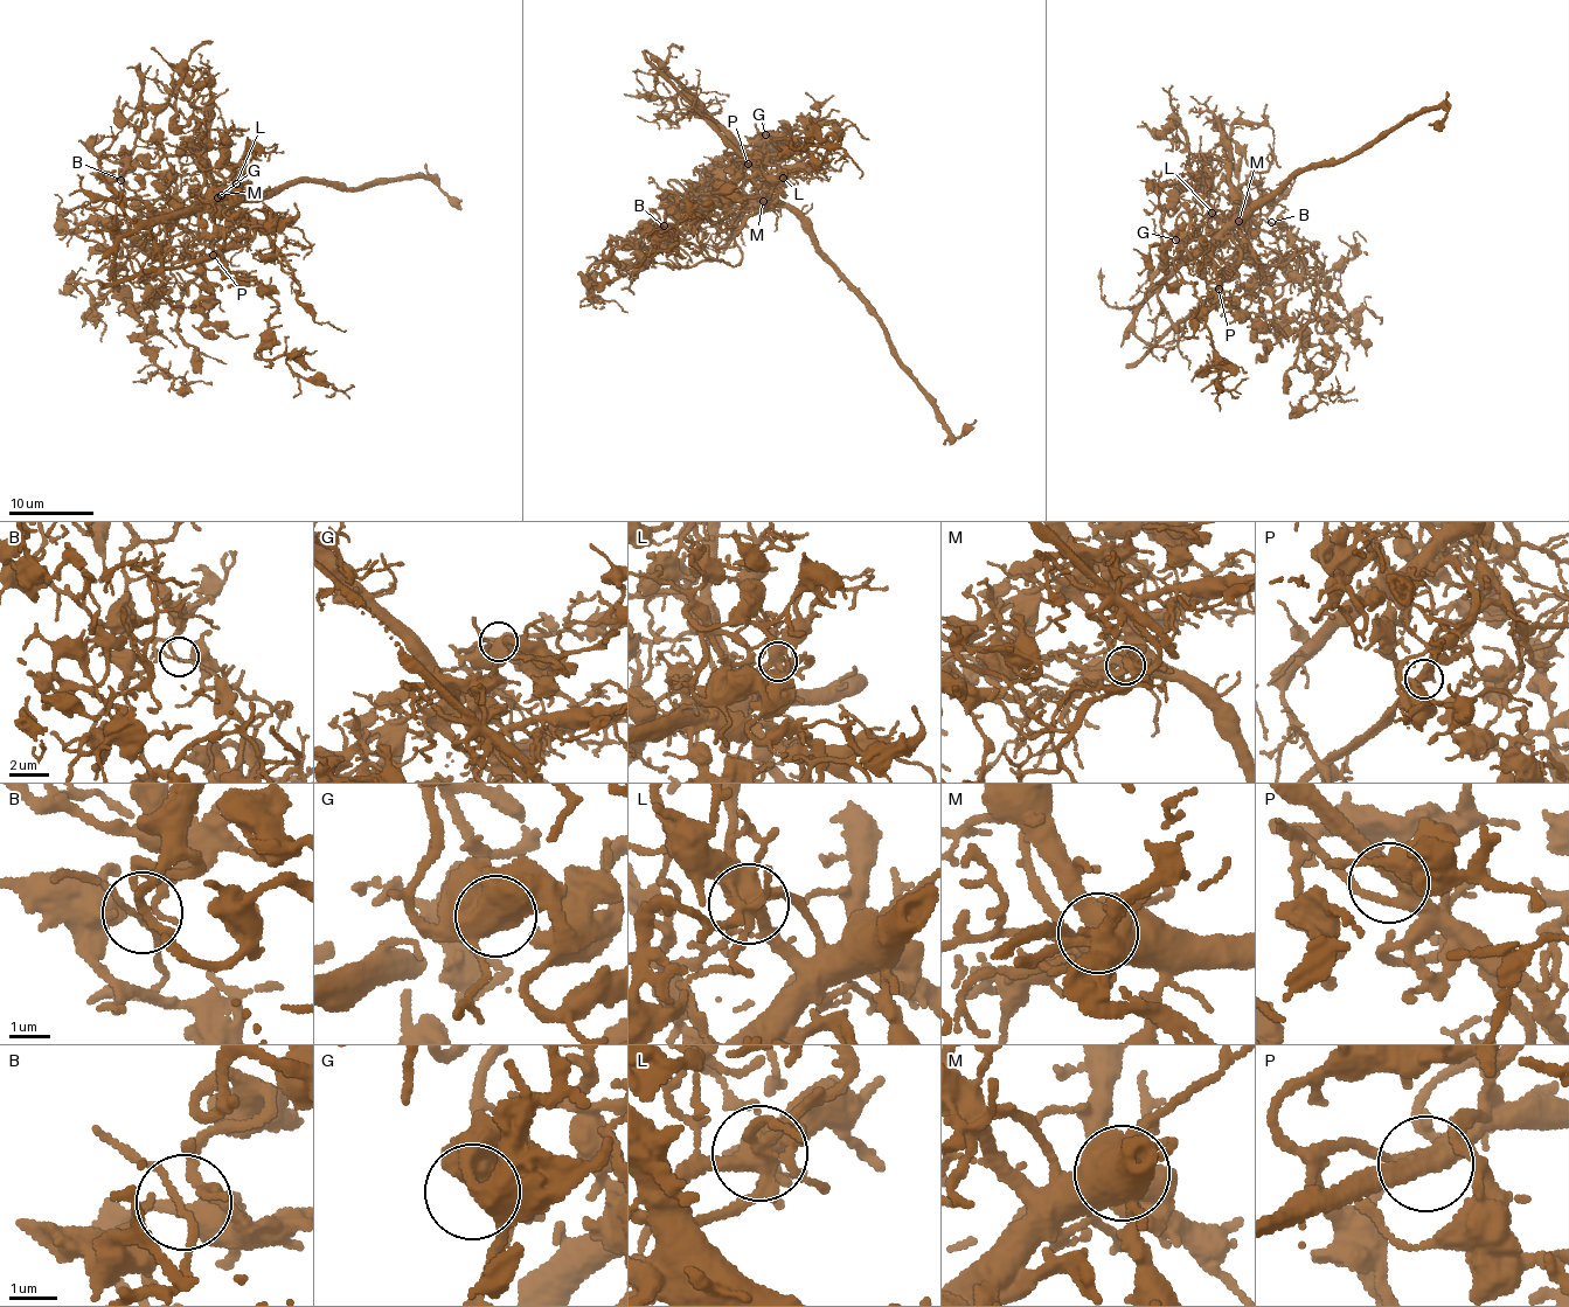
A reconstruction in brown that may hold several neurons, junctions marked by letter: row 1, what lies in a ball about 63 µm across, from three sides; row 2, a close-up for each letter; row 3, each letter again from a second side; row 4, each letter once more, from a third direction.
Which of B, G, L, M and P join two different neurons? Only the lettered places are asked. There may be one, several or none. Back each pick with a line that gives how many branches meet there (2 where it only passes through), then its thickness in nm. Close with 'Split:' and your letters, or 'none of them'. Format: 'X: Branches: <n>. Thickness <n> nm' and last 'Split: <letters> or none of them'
L: Branches: 7. Thickness 480 nm
M: Branches: 4. Thickness 650 nm
Split: L, M

